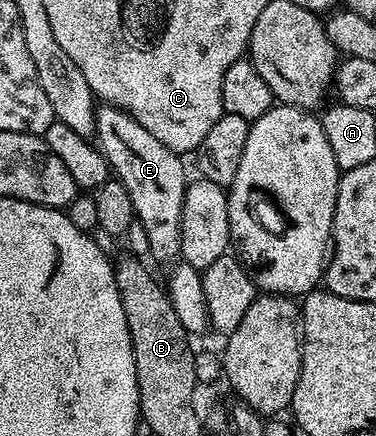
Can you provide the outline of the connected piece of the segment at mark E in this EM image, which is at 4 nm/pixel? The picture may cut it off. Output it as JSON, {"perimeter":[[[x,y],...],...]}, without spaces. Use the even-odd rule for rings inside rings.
{"perimeter":[[[102,104],[97,111],[96,144],[109,162],[110,170],[118,177],[120,188],[131,195],[133,215],[143,223],[150,240],[152,259],[169,261],[181,257],[181,216],[185,198],[185,165],[180,156],[172,153],[151,131],[139,127],[130,113]],[[172,257],[175,257],[172,259]]]}

